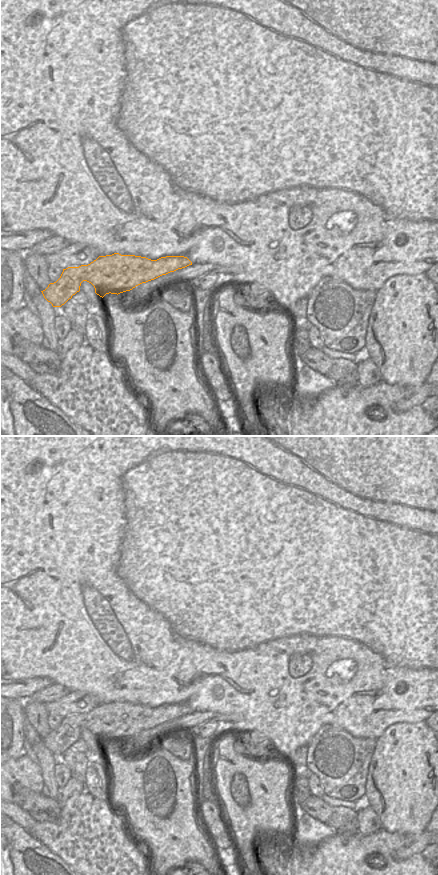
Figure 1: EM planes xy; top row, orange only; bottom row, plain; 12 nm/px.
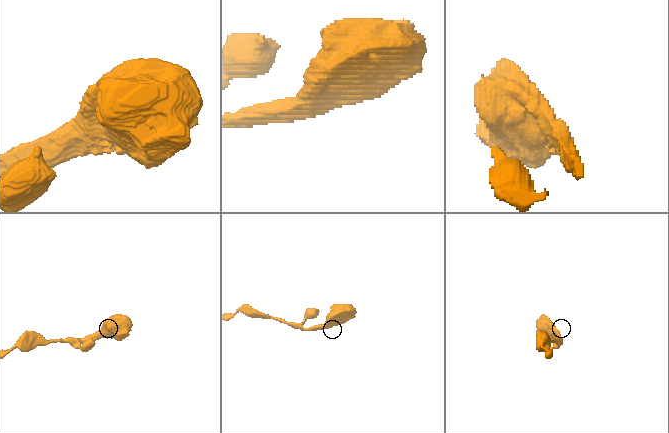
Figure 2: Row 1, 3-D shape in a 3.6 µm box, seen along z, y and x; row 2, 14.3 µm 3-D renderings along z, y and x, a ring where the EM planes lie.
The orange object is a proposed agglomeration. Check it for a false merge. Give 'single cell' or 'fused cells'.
single cell

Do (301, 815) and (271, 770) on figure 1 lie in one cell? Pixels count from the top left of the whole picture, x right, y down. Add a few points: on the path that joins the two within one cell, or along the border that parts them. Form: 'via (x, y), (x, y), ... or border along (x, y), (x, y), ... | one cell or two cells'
border along (292, 811), (294, 819), (293, 833) | two cells

